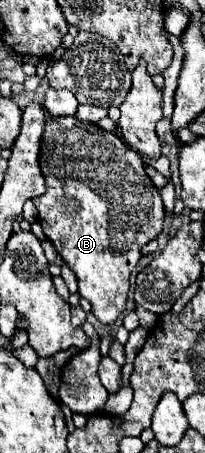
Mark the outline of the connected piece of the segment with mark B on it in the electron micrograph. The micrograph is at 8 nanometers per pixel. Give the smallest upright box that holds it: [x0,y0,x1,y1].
[33,116,165,326]

